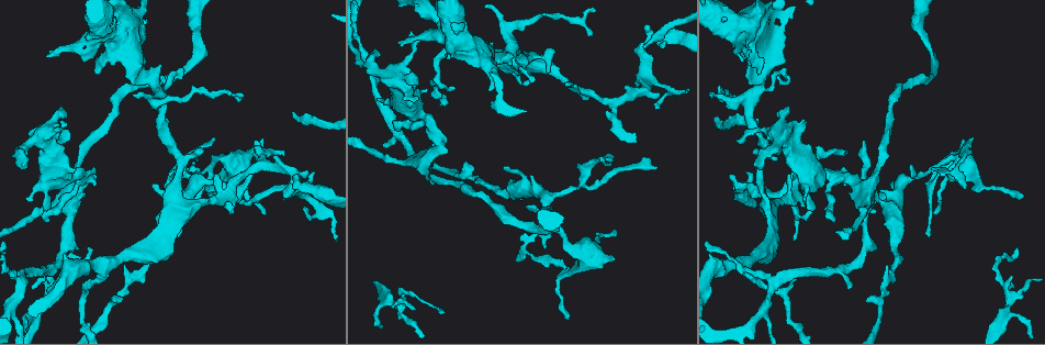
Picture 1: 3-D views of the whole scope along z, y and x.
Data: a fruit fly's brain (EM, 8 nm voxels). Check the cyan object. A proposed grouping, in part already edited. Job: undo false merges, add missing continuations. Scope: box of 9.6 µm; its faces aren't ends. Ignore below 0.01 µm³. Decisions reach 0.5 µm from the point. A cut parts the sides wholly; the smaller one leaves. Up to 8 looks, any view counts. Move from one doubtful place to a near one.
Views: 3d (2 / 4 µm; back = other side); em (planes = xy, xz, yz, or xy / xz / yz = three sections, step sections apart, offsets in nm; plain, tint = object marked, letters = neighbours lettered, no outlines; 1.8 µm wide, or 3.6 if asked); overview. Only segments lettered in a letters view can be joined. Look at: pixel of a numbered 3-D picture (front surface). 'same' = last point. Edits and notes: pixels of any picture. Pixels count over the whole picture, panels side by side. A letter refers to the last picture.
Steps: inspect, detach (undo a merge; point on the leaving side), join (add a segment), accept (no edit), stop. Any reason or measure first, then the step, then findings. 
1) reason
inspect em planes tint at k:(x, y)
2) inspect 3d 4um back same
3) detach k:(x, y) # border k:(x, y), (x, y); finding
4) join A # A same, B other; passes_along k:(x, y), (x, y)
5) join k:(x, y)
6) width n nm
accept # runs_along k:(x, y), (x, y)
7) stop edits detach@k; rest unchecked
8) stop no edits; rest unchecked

arms part here
inspect em planes letters at 1:(181, 155)

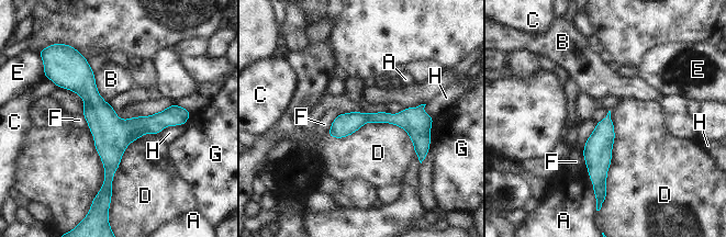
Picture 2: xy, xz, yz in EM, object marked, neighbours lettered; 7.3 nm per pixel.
accept # A other, B other, C other, D other, E other, F other, G other, H other; runs_along 2:(62, 83), (116, 125), (181, 115); continuous, no second neuron

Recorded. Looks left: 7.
tapers out
inspect em 3.6um yz step 16 letters at 1:(864, 141)

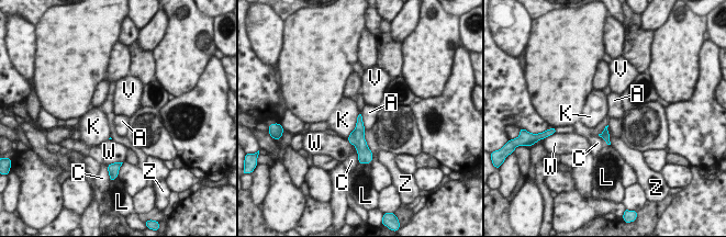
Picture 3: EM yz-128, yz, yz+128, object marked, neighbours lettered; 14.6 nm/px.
inspect em 3.6um planes letters same

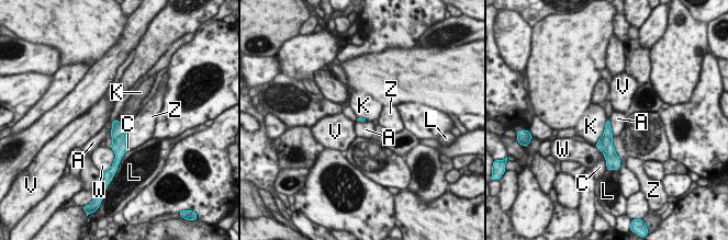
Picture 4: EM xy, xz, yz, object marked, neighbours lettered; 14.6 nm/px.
accept # A other, C other, K other, L other, V other, W other, Z other; border 4:(608, 120), (613, 136); none of them fits

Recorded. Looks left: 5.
a fork
inspect em planes letters at 1:(35, 320)

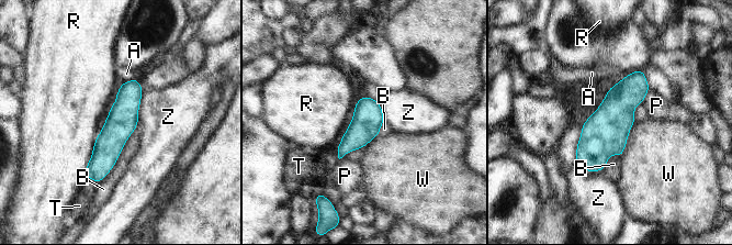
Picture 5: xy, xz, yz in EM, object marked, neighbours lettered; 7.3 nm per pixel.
accept # A other, B other, P other, R other, T other, W other, Z other; all the same neuron

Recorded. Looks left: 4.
stop no edits; rest unchecked

